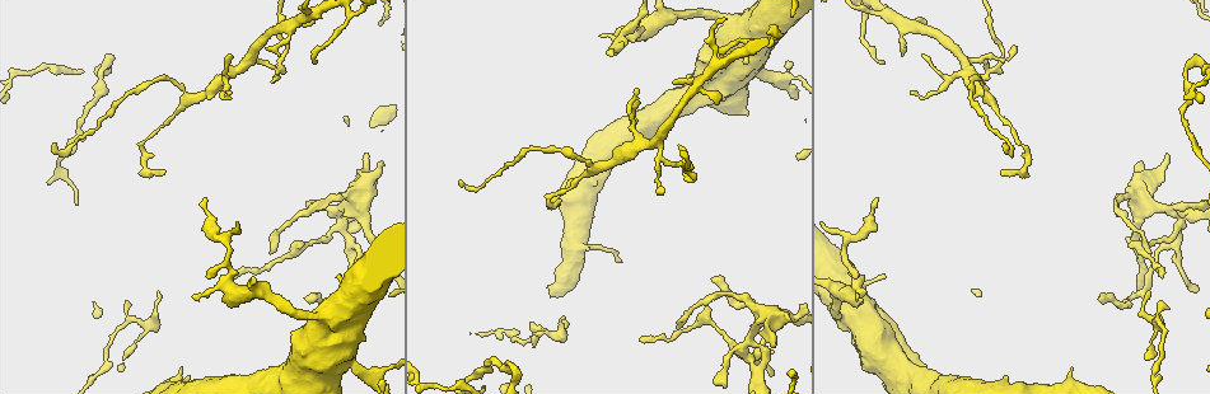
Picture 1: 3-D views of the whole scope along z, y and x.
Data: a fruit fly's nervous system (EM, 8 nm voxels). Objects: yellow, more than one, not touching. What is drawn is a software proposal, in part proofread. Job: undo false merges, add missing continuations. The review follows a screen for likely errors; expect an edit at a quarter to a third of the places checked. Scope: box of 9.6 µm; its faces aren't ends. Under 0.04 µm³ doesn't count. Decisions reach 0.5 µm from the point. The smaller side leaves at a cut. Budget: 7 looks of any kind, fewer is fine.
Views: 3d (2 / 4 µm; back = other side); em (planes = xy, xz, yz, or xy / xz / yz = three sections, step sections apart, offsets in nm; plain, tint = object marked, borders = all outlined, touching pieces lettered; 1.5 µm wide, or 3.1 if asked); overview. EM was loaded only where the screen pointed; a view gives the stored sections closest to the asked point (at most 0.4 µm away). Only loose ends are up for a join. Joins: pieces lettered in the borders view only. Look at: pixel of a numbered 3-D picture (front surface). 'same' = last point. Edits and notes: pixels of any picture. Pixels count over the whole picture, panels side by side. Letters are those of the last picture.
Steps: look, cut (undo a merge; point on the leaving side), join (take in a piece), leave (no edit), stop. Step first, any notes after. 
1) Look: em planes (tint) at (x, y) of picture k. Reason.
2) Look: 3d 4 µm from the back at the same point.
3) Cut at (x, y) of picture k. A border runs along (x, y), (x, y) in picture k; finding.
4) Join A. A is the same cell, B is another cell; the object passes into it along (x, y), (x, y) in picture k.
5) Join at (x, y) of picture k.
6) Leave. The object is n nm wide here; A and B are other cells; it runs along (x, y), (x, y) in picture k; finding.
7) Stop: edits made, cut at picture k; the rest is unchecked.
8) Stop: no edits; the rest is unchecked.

Look: em xz step 8 (borders) at (961, 57) of picture 1. Arms part here.

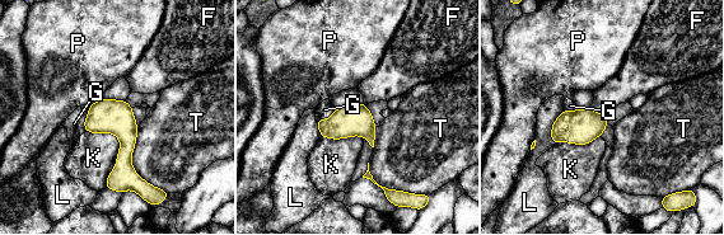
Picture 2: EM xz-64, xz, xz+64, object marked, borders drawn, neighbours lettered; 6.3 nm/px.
Look: em planes (borders) at the same point. Another direction.

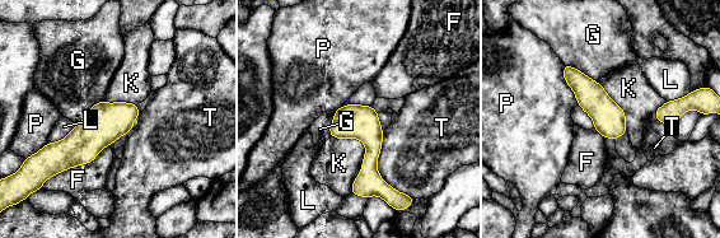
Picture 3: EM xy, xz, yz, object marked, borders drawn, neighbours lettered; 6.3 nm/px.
Leave. F, G, K, L, P and T are other cells; one neuron here.

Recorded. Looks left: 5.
Look: em xy step 4 (borders) at (236, 276) of picture 1. Long arm stops here.

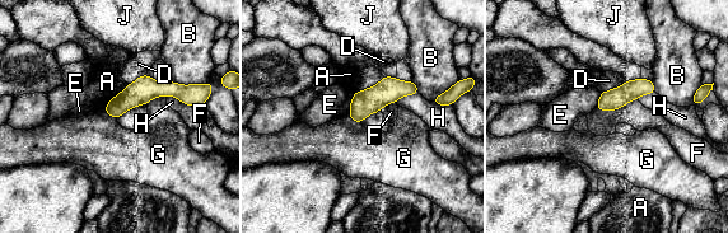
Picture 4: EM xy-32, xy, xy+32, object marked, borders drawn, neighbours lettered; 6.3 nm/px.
Leave. The object is 140 nm wide here; A, B, D, E, F, G, H and J are other cells; a border runs along (166, 96), (152, 98), (145, 104) in picture 4; none of them fits.

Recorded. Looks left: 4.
Look: em planes (borders) at (306, 299) of picture 1. Long arm stops here.

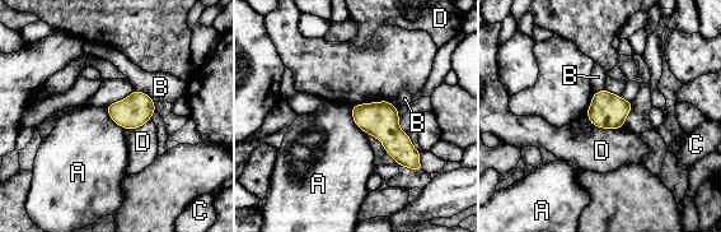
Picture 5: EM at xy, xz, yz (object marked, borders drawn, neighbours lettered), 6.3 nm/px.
Leave. A, B, C and D are other cells; no lettered piece goes on from it.

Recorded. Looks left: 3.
Stop: no edits; the rest is unchecked.

